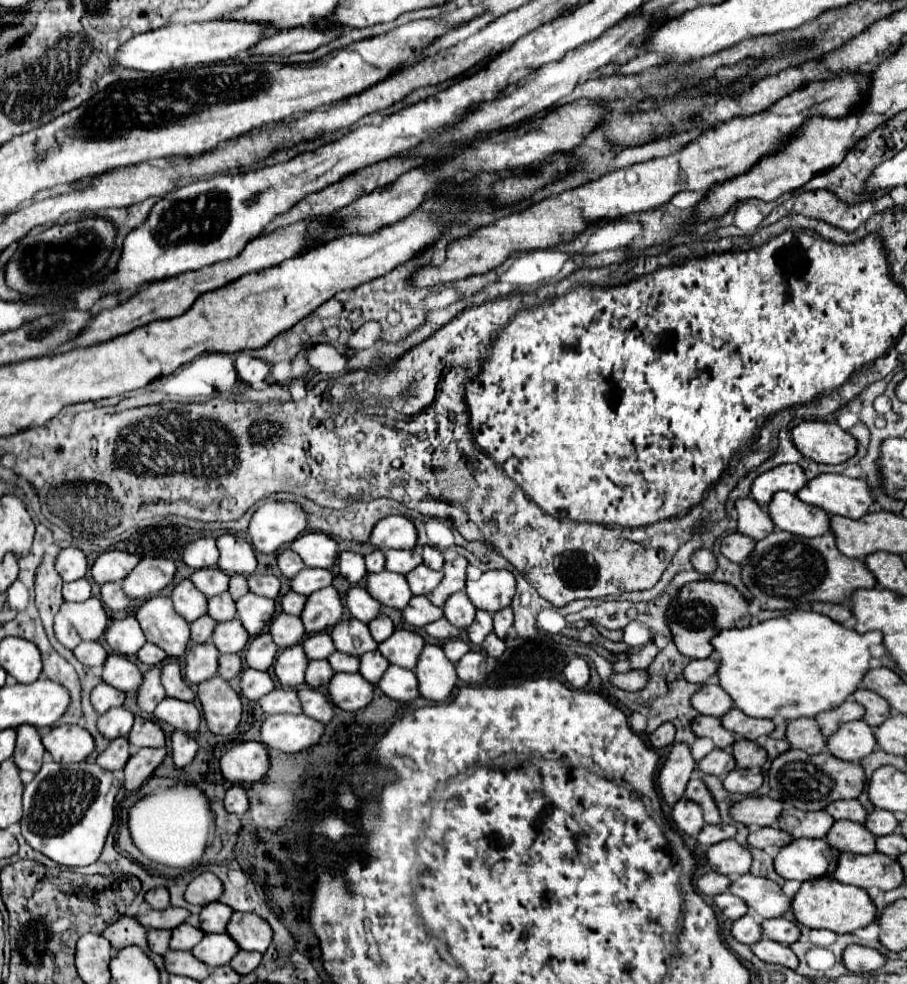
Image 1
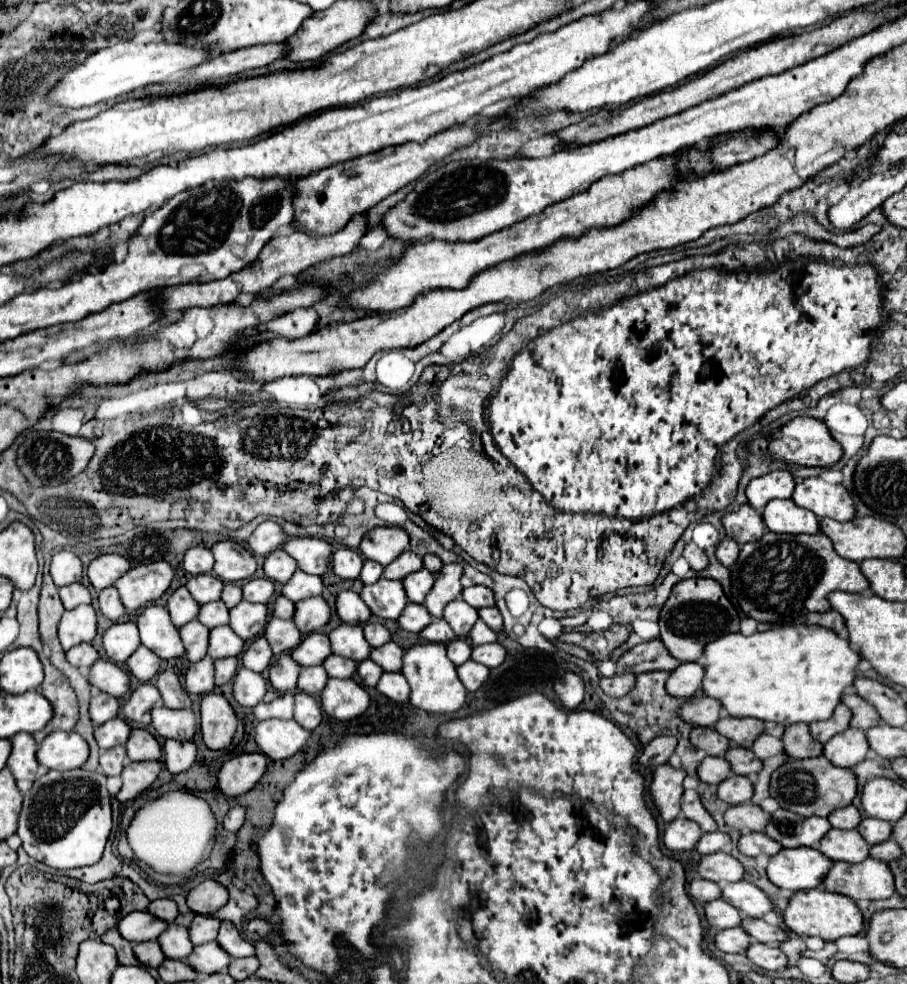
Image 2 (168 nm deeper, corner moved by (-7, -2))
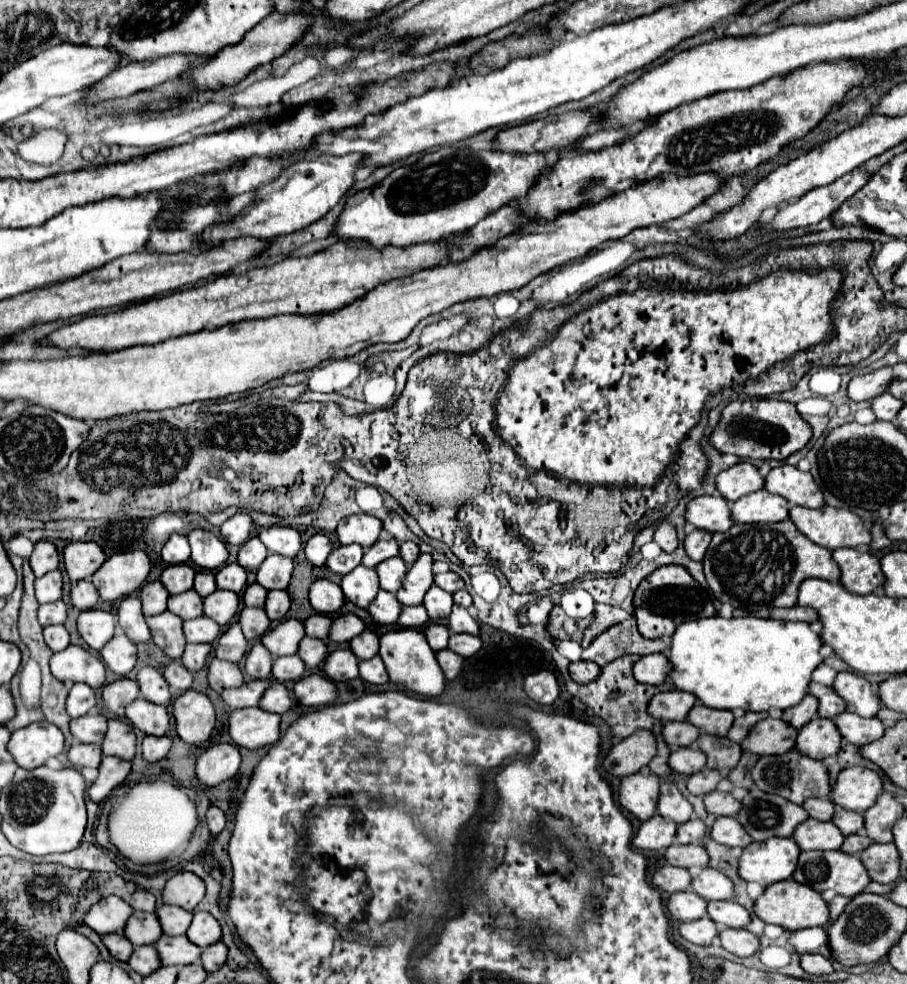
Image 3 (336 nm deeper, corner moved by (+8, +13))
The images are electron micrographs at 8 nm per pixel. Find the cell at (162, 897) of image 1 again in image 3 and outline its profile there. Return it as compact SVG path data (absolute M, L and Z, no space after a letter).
M135 891L129 899L129 905L135 909L135 911L147 911L147 913L153 913L155 911L155 895L149 893L149 891Z

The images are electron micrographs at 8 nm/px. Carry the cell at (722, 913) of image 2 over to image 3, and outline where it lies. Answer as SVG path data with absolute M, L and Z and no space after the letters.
M673 893L667 899L667 909L669 913L679 919L679 921L695 921L705 917L707 913L707 901L697 897L697 893Z

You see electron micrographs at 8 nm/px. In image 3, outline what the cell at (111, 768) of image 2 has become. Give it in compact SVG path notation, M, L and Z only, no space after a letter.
M73 743L67 759L75 767L99 767L101 763L101 747L99 745L85 745L85 743Z

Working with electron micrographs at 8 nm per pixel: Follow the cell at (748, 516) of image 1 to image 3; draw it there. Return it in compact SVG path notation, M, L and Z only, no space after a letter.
M701 495L689 501L685 521L695 529L721 533L733 525L729 515L729 503L721 495Z

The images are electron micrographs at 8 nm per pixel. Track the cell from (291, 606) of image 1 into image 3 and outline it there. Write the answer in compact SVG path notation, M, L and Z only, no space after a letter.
M253 583L253 585L249 585L249 587L245 589L243 603L245 603L245 605L251 605L251 607L263 607L263 605L265 605L265 597L267 597L267 591L265 591L261 585Z

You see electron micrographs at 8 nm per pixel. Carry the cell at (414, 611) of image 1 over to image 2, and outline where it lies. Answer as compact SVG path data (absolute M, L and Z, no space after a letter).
M412 602L406 604L404 612L398 618L400 628L404 628L408 632L420 632L430 622L432 622L432 616L428 616L428 610L424 608L424 604L412 604Z

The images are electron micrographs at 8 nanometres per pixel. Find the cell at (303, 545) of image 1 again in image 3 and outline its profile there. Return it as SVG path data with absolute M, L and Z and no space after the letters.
M269 527L259 531L261 543L267 547L269 553L277 553L283 557L295 557L301 549L301 537L293 527Z

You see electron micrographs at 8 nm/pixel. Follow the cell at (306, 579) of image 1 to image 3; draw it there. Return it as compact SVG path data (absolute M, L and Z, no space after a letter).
M267 555L267 559L257 569L257 583L271 589L287 589L293 573L293 559L281 555Z

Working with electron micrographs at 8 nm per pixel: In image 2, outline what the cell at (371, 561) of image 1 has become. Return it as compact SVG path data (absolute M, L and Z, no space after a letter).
M366 560L366 562L364 562L364 568L362 568L362 574L360 574L360 580L362 580L364 584L372 584L372 582L380 580L382 570L384 570L382 564L376 564L376 562L372 562L372 560Z

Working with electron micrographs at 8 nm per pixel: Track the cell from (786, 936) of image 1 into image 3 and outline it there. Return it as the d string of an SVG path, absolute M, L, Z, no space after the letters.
M709 901L707 915L719 927L745 927L749 923L749 911L735 901Z

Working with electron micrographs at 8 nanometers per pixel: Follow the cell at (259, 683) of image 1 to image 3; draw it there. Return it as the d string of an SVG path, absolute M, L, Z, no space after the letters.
M211 659L207 667L207 681L209 687L217 693L221 693L227 687L241 687L243 685L243 675L239 667L231 661L221 661L221 659Z

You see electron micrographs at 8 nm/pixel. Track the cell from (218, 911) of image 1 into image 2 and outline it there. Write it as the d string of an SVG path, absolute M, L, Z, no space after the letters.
M194 916L190 924L190 940L194 944L206 944L210 940L216 940L218 930L220 930L220 920L214 916Z

